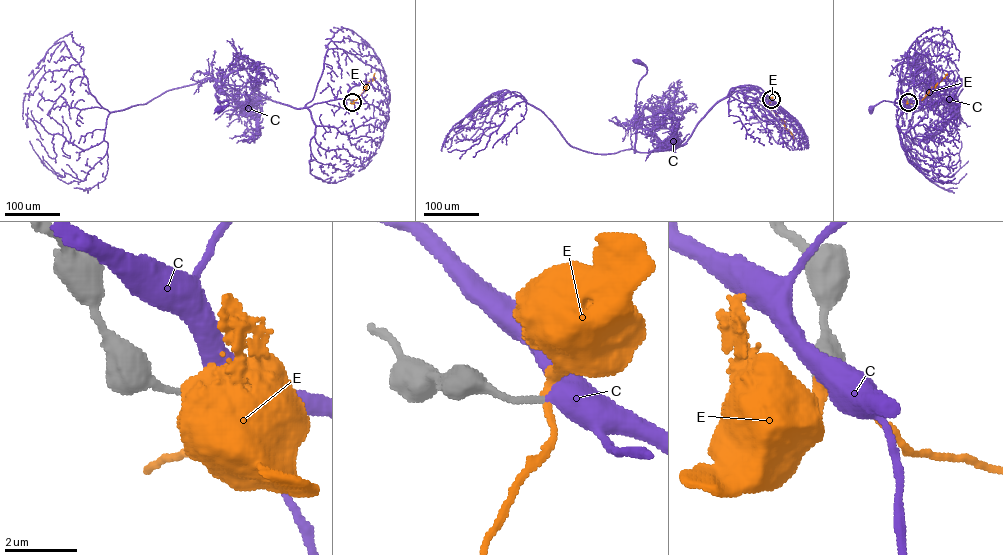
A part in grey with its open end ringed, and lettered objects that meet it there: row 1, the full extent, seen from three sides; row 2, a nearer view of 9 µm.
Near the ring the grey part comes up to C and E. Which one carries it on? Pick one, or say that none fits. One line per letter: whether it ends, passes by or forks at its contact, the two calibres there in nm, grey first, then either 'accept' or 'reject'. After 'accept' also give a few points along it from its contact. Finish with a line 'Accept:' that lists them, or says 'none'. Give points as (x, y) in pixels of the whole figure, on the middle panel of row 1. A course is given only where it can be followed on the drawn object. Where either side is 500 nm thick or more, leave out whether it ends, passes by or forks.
C: calibres 170 and 600 nm; accept; course (771, 99), (756, 86), (736, 87), (681, 145), (637, 152), (633, 125), (636, 91), (647, 69), (636, 61)
E: it passes by; calibres 170 and 240 nm; reject
Accept: C

